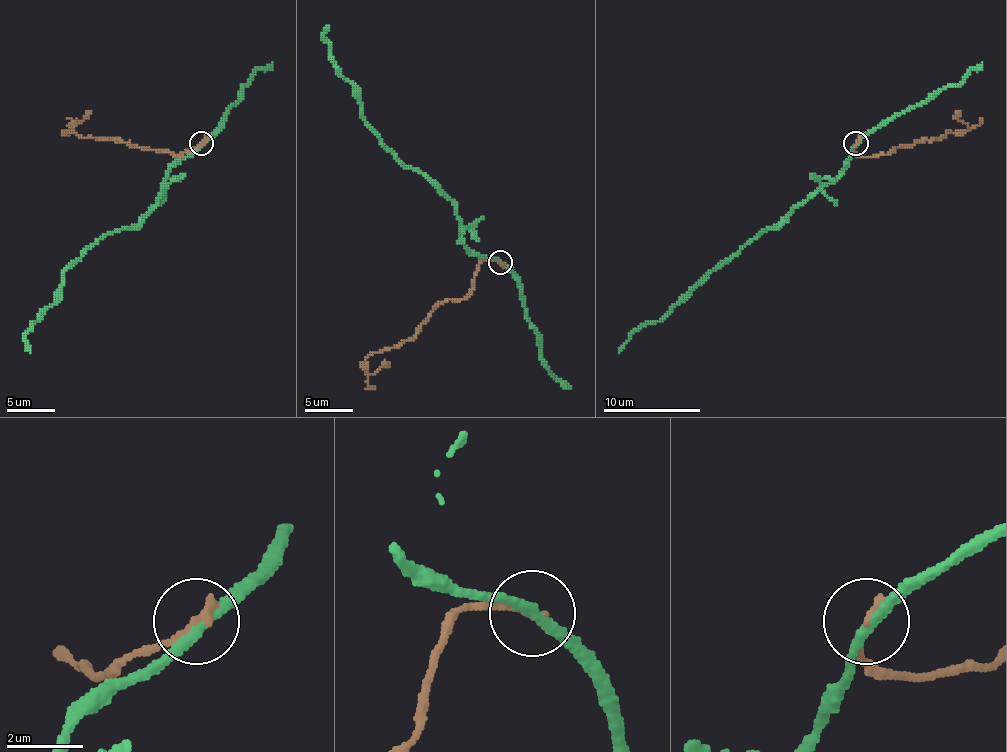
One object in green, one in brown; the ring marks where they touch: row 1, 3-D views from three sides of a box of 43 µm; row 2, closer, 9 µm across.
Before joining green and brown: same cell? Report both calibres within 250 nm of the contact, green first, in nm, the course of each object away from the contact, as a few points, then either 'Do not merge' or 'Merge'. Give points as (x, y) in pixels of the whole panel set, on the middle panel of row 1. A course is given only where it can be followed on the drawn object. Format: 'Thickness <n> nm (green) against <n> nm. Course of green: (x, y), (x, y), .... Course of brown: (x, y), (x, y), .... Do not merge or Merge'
Thickness 280 nm (green) against 280 nm. Course of green: (500, 263), (479, 258), (464, 243), (457, 207), (365, 120), (360, 93), (338, 71), (324, 37), (329, 25). Course of brown: (500, 263), (484, 260), (462, 299), (442, 301), (411, 338), (365, 359), (370, 374), (382, 364), (389, 367). Do not merge

